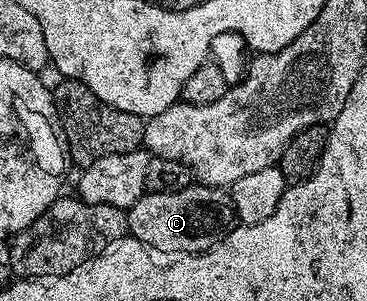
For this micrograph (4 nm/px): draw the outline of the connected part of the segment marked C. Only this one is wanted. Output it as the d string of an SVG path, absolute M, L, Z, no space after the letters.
M203 184L187 186L186 189L180 192L162 192L161 194L149 194L146 192L133 206L127 207L126 213L128 216L128 234L131 237L138 239L139 242L146 244L150 248L158 248L162 252L170 252L171 254L201 254L203 250L211 250L229 230L233 229L234 223L237 221L236 209L232 207L231 193L219 186L206 186Z

